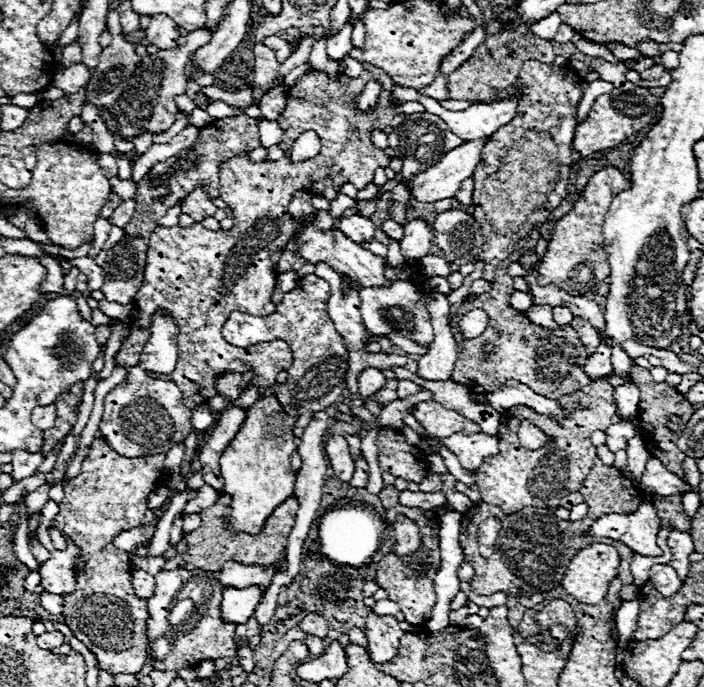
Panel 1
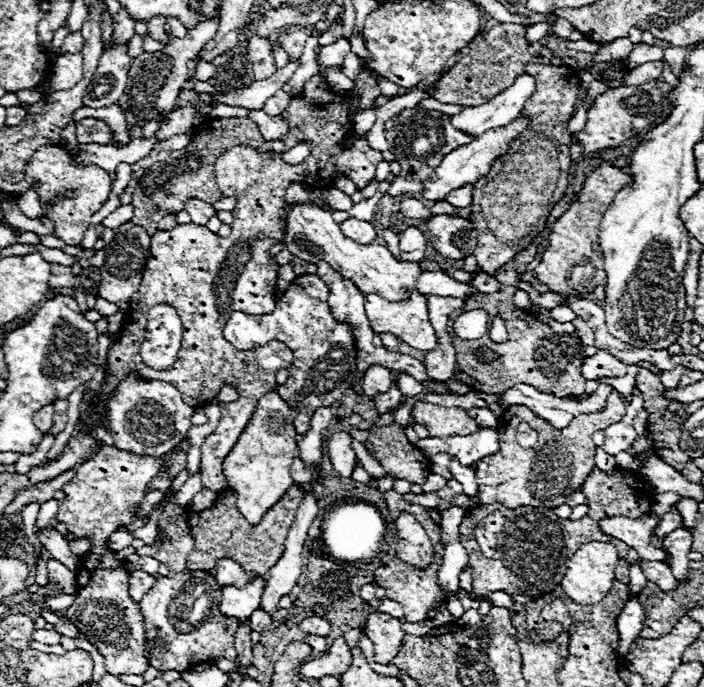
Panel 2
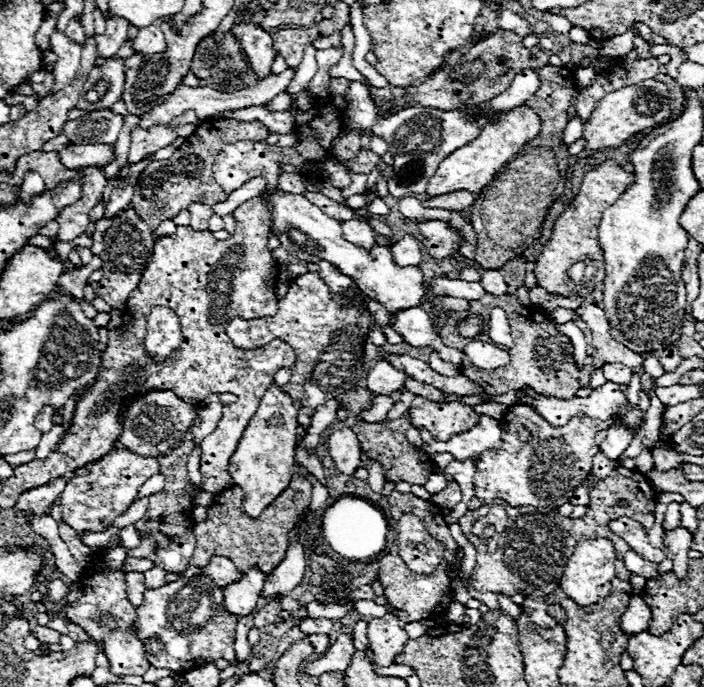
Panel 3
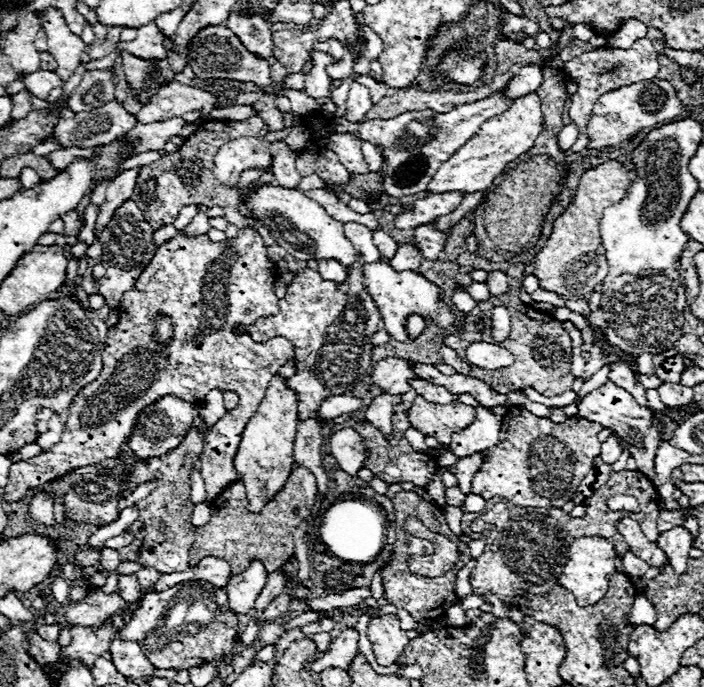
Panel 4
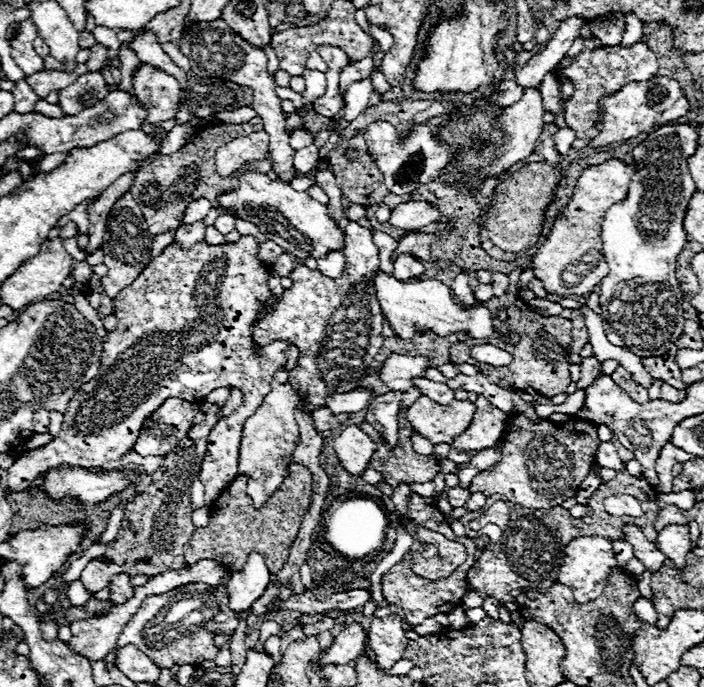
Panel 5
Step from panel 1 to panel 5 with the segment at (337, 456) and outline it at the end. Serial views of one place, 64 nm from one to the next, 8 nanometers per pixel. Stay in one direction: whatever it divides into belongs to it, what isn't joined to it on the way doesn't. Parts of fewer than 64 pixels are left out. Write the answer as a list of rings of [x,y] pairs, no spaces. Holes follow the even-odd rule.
[[[348,426],[334,438],[334,452],[342,468],[352,474],[362,474],[366,470],[374,450],[376,444],[358,426]]]

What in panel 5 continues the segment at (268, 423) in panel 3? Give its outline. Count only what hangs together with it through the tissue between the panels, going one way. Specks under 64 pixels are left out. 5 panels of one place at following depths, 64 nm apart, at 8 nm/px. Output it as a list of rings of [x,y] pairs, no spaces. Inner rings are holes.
[[[280,368],[272,378],[272,388],[264,396],[260,408],[244,424],[238,468],[248,478],[248,496],[252,498],[254,508],[262,508],[288,476],[288,464],[292,462],[292,452],[298,444],[298,424],[294,420],[294,410],[298,406],[298,392],[290,386],[288,372]]]

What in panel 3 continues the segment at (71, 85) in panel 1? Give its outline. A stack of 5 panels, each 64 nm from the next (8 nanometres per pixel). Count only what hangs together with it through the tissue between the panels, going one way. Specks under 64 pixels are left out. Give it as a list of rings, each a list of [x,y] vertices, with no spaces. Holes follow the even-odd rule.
[[[58,30],[50,36],[50,50],[56,54],[56,62],[52,68],[54,74],[53,92],[62,90],[64,86],[68,86],[78,68],[80,68],[80,56],[82,56],[82,46],[70,42],[66,38],[66,34],[60,34]]]

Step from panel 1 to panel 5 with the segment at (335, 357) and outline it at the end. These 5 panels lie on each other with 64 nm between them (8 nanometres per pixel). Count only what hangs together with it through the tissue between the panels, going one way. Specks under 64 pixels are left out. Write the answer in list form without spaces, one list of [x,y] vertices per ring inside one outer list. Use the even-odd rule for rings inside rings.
[[[350,222],[344,234],[348,242],[344,276],[328,278],[318,270],[296,266],[290,274],[292,288],[280,296],[276,312],[252,326],[252,338],[260,346],[272,340],[288,340],[298,348],[300,358],[290,374],[290,384],[296,386],[304,412],[324,406],[326,396],[354,390],[362,378],[374,372],[374,356],[384,342],[380,336],[384,316],[374,292],[374,270],[380,264],[380,250],[372,242],[370,230],[358,222]]]

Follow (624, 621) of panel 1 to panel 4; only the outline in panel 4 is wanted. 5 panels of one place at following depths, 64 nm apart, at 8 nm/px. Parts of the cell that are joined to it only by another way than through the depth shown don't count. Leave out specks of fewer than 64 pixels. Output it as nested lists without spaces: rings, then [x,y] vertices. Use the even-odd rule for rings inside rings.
[[[638,594],[634,598],[634,604],[630,608],[630,614],[626,618],[628,624],[634,624],[634,626],[644,626],[644,624],[654,624],[656,620],[656,612],[654,612],[654,606],[650,602],[644,600],[644,594]]]

